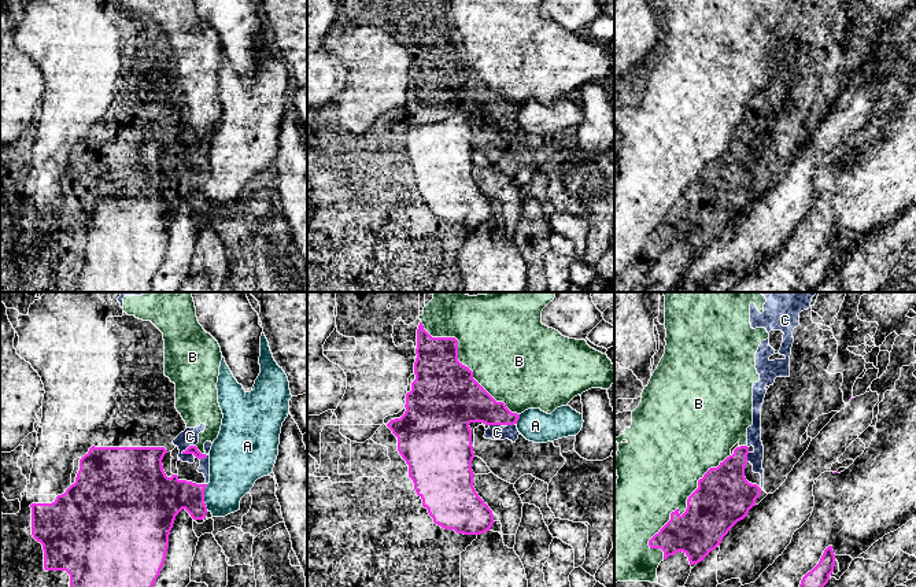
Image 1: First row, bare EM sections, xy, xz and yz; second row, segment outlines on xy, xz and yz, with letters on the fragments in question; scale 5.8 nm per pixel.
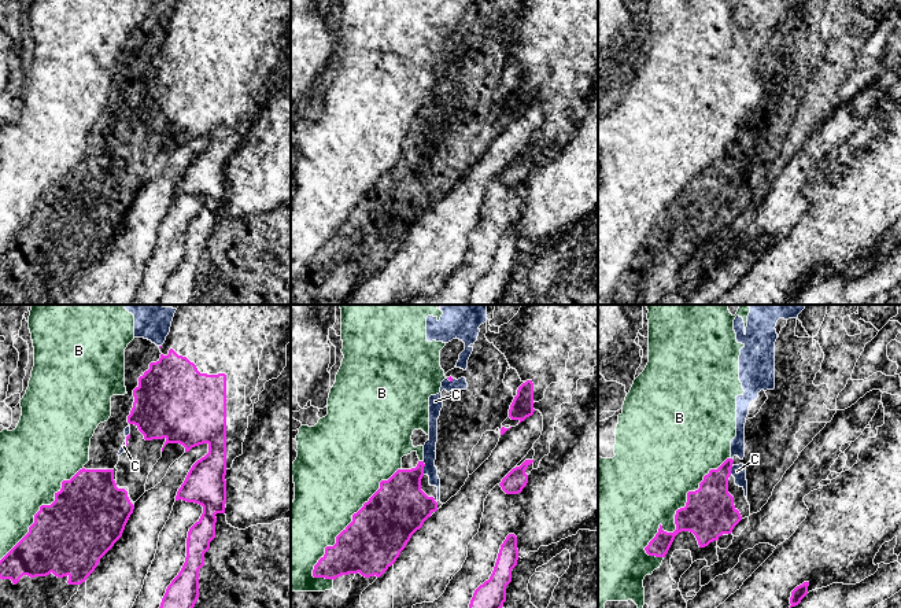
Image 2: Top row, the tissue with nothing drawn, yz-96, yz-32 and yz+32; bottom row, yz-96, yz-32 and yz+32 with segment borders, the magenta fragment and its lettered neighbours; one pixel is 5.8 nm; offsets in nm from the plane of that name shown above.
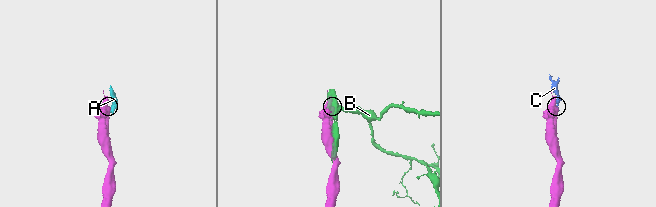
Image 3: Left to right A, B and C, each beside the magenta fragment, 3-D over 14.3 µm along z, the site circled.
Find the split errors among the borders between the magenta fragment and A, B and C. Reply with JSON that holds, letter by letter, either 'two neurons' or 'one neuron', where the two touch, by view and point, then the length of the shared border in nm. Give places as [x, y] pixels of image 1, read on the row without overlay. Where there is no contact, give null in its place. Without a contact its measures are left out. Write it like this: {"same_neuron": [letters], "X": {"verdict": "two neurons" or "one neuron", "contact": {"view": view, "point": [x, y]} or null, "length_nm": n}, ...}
{"same_neuron": [], "A": {"verdict": "two neurons", "contact": {"view": "xy", "point": [203, 189]}, "length_nm": 150}, "B": {"verdict": "two neurons", "contact": {"view": "yz", "point": [683, 206]}, "length_nm": 750}, "C": {"verdict": "two neurons", "contact": {"view": "xy", "point": [188, 140]}, "length_nm": 100}}

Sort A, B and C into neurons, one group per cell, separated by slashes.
A / B C

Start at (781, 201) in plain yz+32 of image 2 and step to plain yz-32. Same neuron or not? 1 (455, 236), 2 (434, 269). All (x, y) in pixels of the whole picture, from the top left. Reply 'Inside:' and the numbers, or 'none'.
Inside: 1, 2

